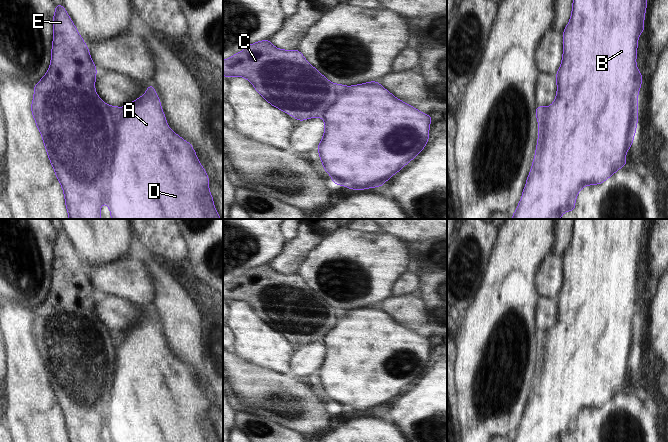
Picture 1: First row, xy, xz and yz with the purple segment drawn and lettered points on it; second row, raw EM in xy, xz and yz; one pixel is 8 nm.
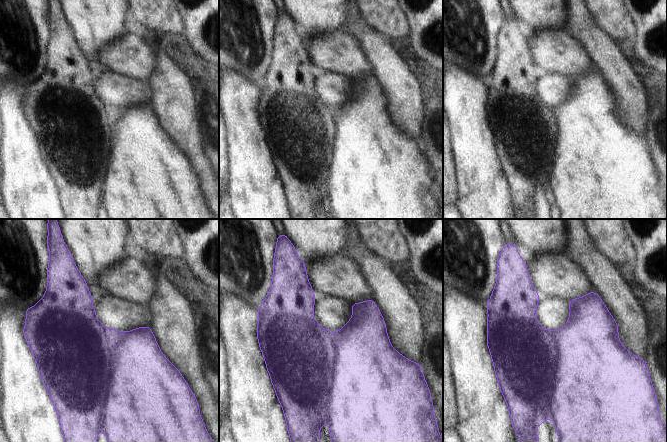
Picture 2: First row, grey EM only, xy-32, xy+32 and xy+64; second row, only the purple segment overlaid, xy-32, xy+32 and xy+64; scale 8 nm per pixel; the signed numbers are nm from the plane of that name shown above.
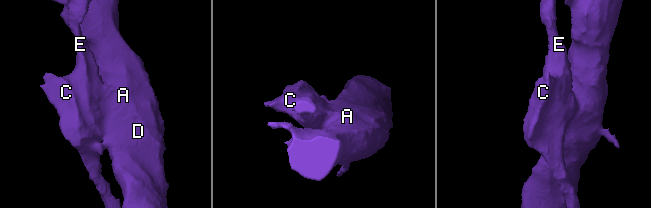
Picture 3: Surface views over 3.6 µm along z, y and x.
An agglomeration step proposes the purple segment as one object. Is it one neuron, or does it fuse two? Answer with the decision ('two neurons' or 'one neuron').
two neurons

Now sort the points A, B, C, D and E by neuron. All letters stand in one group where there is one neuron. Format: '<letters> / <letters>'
A B D / C E

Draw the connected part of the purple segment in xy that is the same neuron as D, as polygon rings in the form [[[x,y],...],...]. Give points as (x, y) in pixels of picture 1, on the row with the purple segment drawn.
[[[149,83],[145,94],[129,103],[125,113],[115,123],[115,142],[112,152],[106,204],[111,219],[221,219],[209,191],[210,180],[198,161],[191,144],[168,126],[154,86]]]

